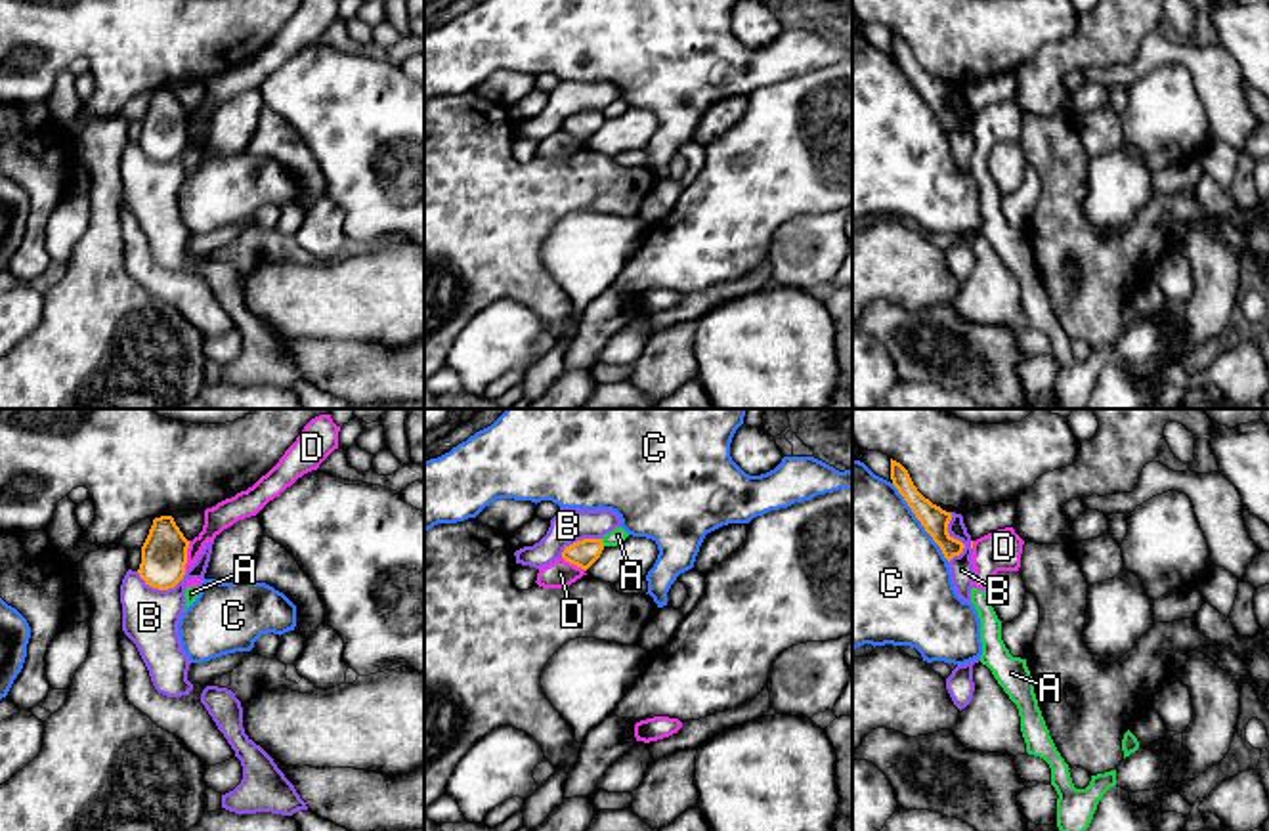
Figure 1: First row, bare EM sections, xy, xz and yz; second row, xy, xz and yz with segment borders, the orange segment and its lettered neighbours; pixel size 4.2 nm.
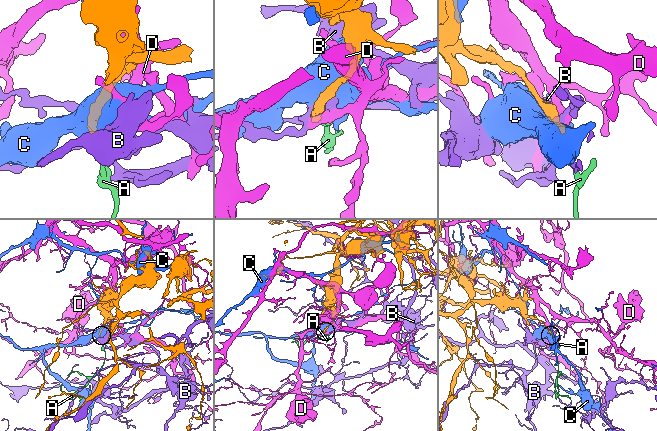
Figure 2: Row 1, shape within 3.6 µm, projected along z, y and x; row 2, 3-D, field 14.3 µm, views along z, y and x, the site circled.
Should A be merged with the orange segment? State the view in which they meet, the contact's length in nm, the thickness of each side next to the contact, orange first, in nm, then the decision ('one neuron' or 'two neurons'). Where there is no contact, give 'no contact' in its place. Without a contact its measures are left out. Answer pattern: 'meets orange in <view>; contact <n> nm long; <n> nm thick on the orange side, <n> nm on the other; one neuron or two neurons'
meets orange in xz; contact 40 nm long; 110 nm thick on the orange side, 70 nm on the other; two neurons

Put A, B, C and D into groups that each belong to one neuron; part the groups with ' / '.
A D / B / C

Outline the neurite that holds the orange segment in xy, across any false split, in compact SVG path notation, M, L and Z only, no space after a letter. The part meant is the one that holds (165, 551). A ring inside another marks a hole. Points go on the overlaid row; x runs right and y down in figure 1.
M172 516L155 518L141 546L140 577L159 590L174 588L185 575L187 548Z

